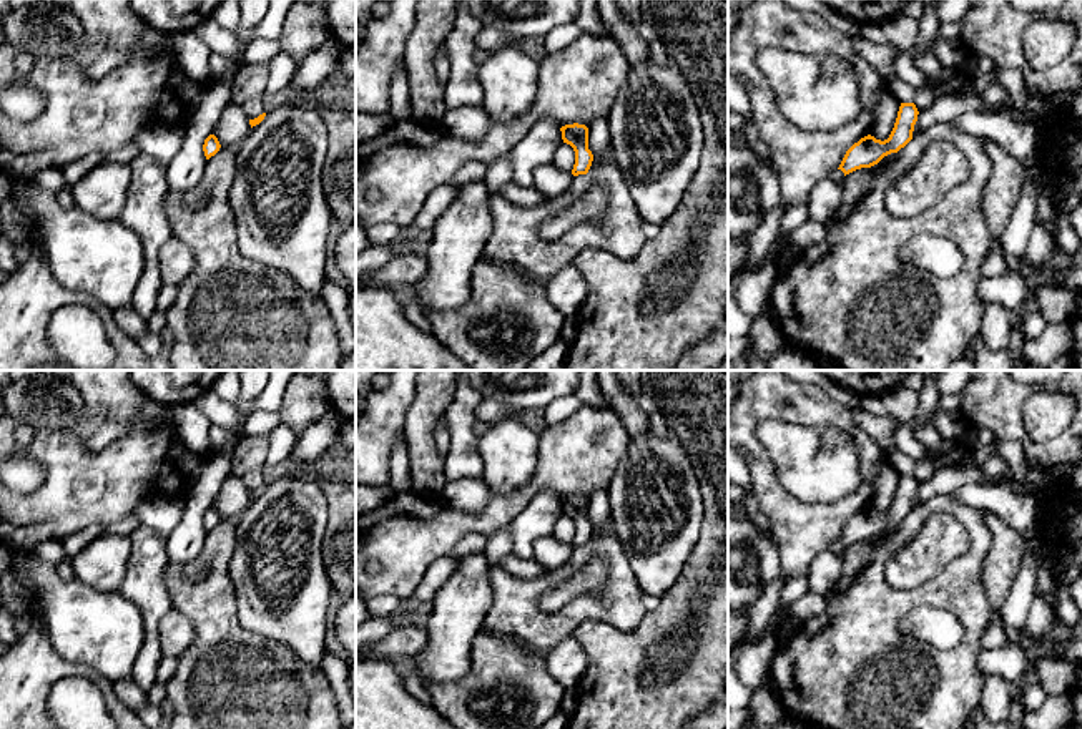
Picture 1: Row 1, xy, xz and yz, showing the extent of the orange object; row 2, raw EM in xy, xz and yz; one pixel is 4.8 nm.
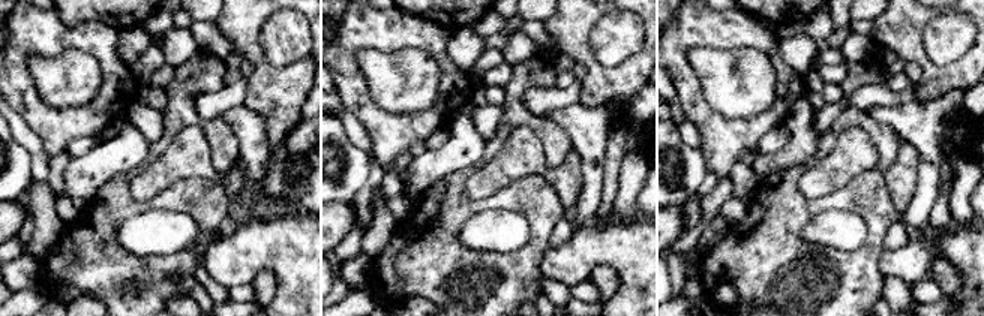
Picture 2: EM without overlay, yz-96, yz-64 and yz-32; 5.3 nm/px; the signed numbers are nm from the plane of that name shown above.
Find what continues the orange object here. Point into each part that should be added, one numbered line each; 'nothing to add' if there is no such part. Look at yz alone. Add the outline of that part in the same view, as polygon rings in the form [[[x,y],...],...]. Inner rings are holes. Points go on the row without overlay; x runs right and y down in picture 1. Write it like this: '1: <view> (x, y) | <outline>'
nothing to add

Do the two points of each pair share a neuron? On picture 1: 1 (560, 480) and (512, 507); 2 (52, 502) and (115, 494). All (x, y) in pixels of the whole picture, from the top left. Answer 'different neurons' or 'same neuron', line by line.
1: same neuron
2: same neuron

